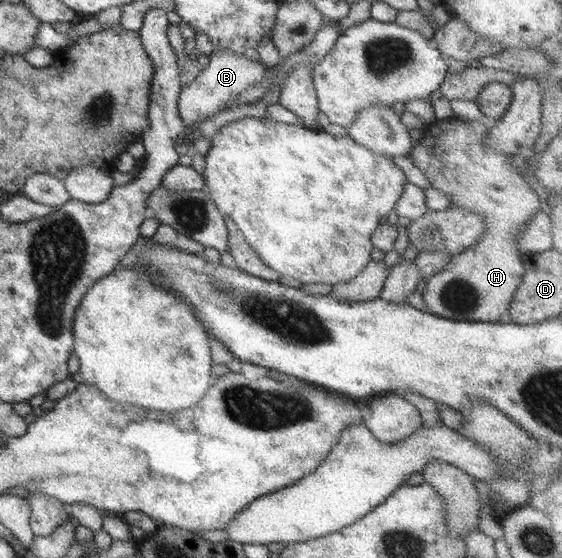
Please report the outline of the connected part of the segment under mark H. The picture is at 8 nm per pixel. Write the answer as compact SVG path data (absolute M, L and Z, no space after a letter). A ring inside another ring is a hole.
M450 118L434 121L425 125L425 134L413 145L410 158L426 176L431 188L443 192L450 199L451 207L460 207L466 211L477 212L483 216L486 232L476 246L470 246L460 255L451 257L445 268L434 276L429 276L427 289L423 292L424 304L429 313L436 317L447 318L458 322L497 322L506 318L516 289L525 274L524 252L518 247L518 235L524 231L524 224L541 210L540 198L526 182L528 167L521 172L508 162L510 155L498 152L485 143L486 126L480 121L466 121L462 118Z

